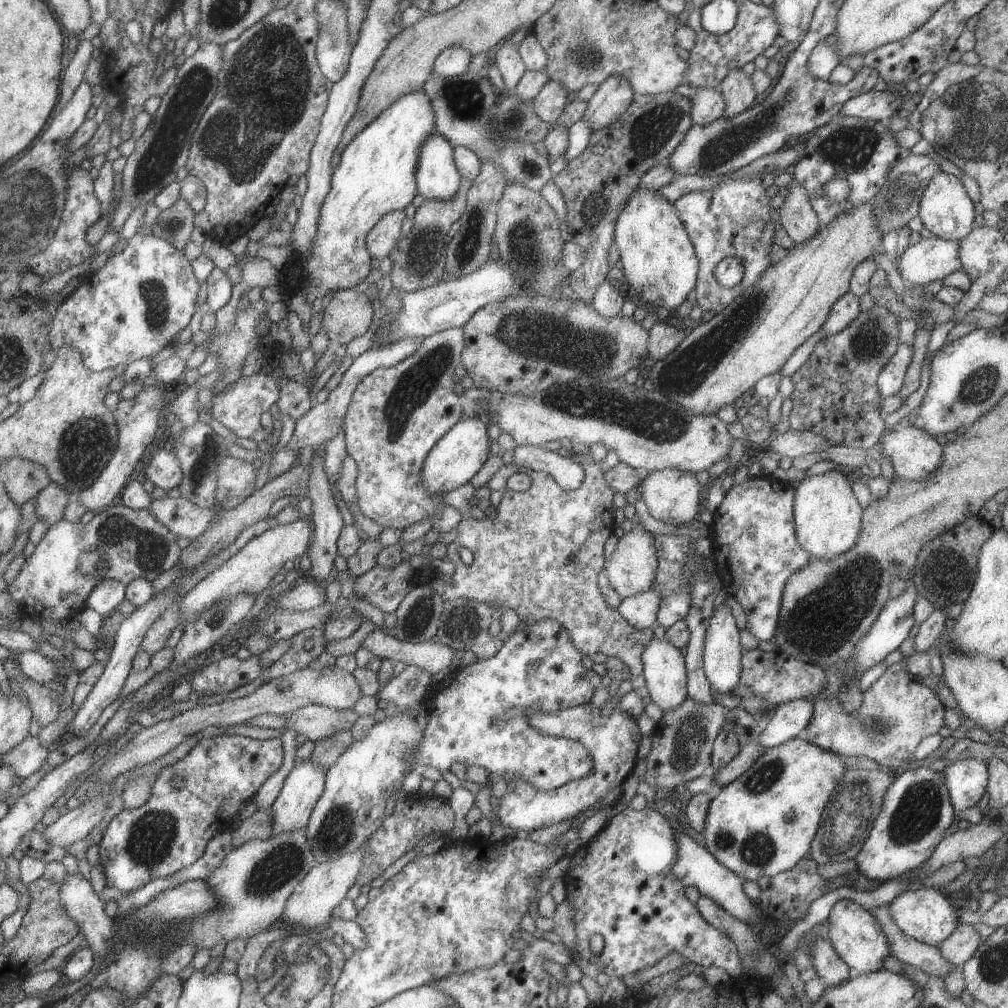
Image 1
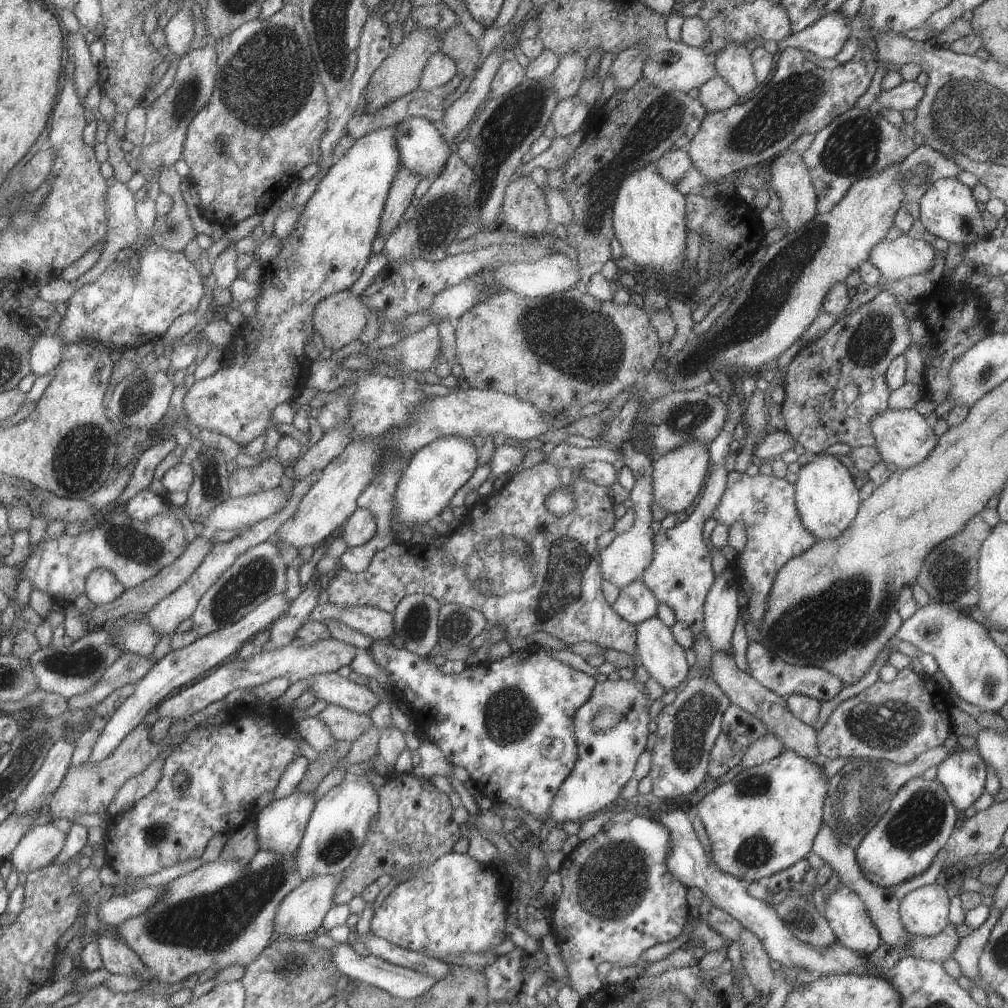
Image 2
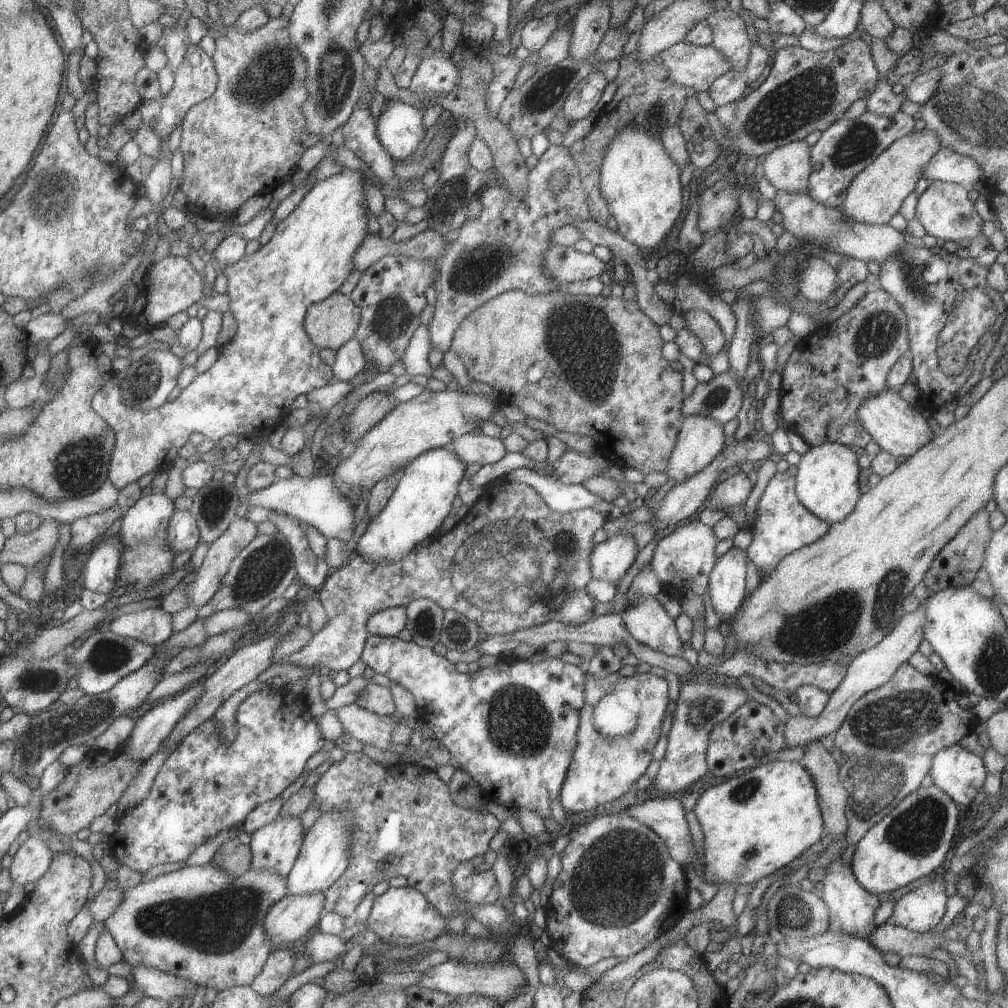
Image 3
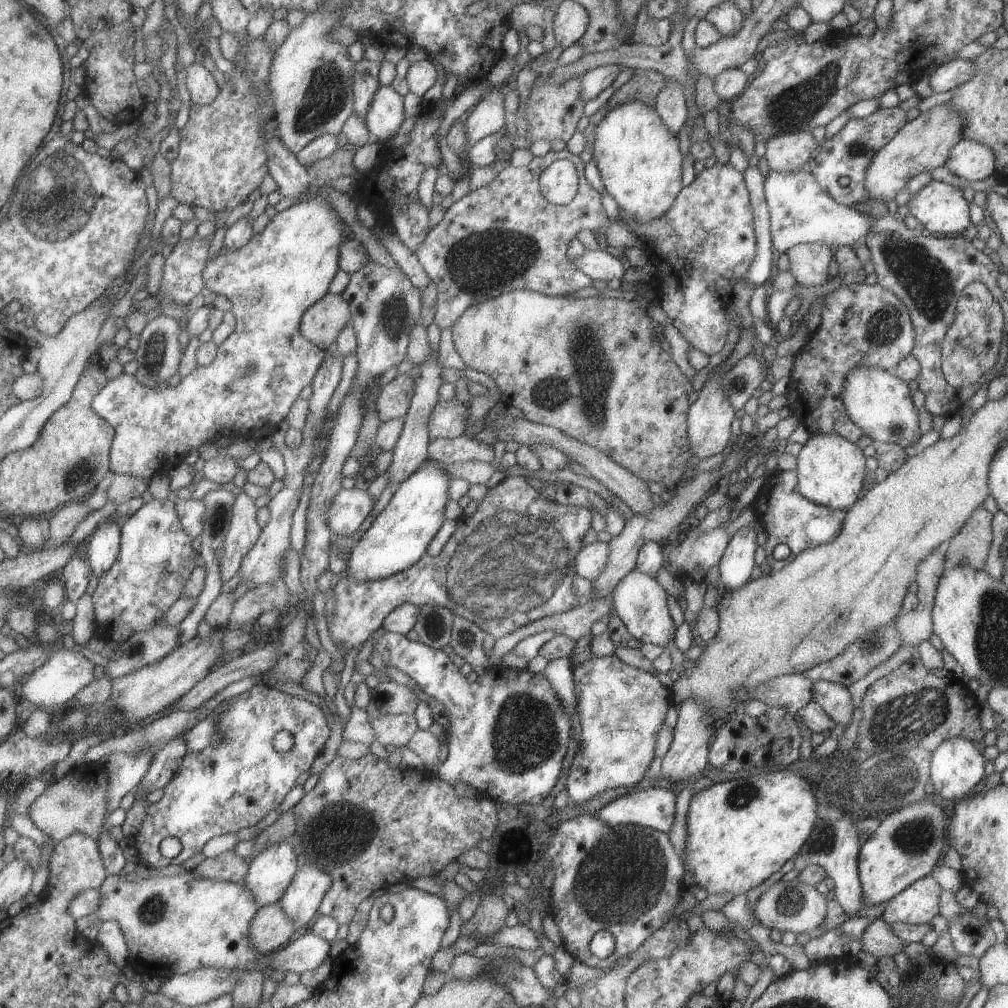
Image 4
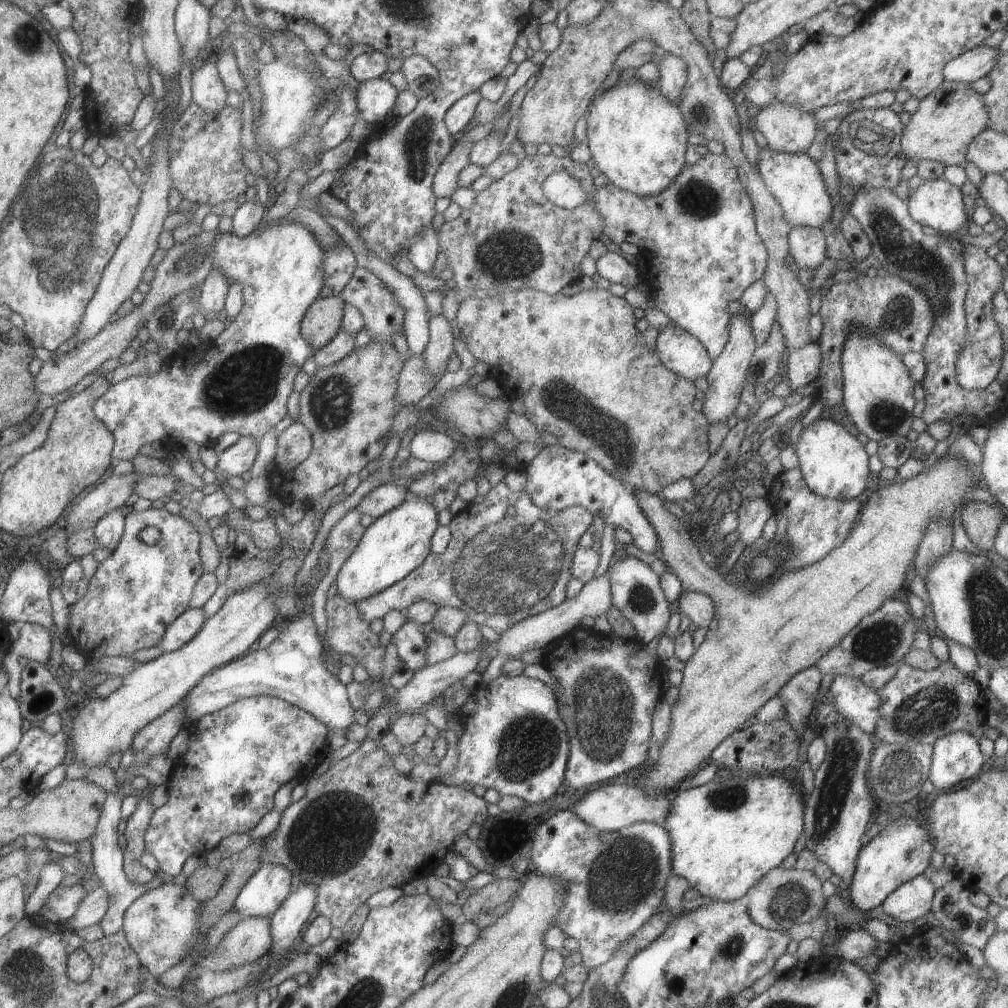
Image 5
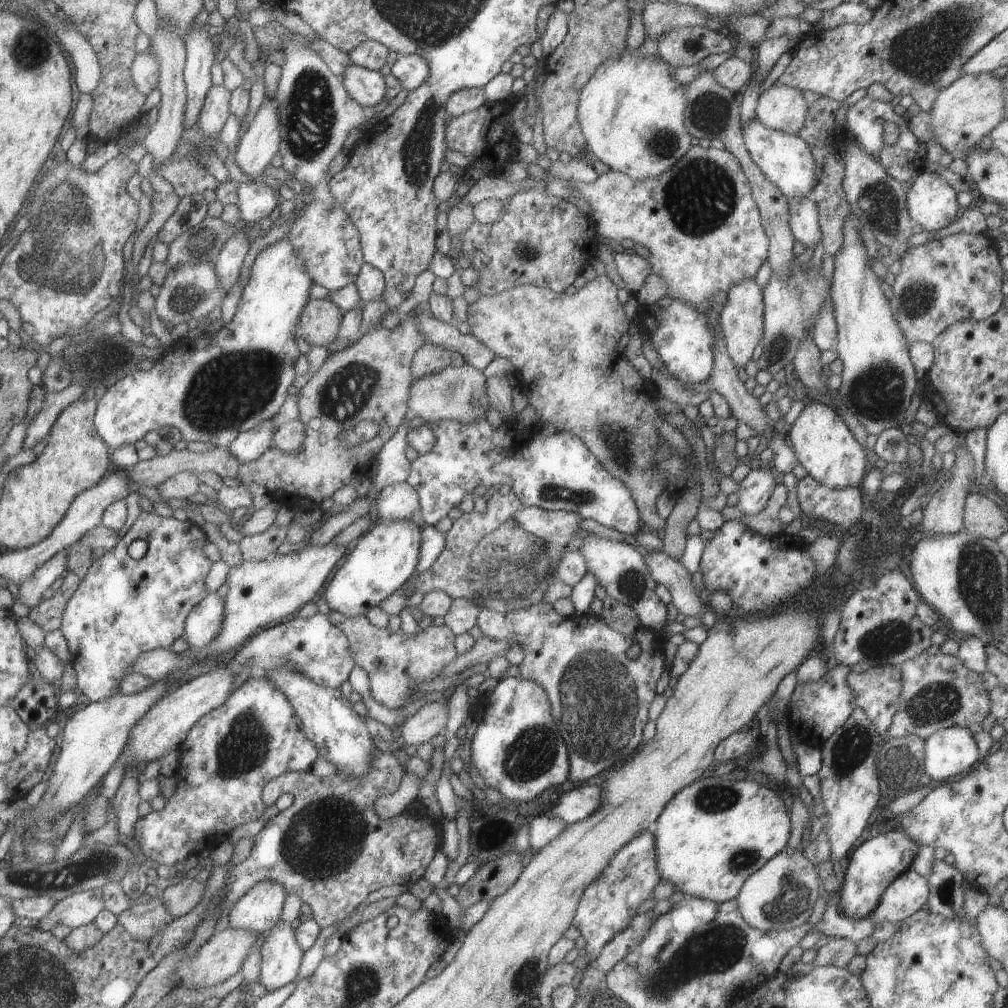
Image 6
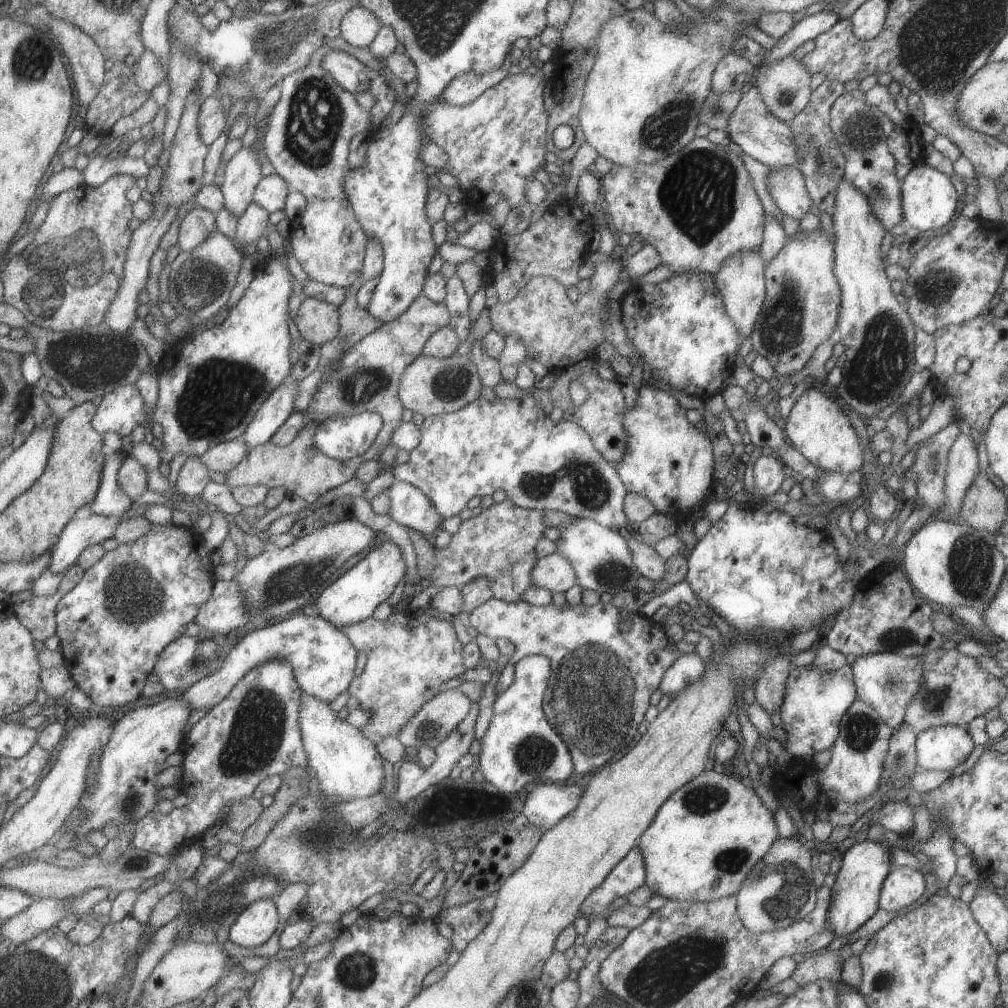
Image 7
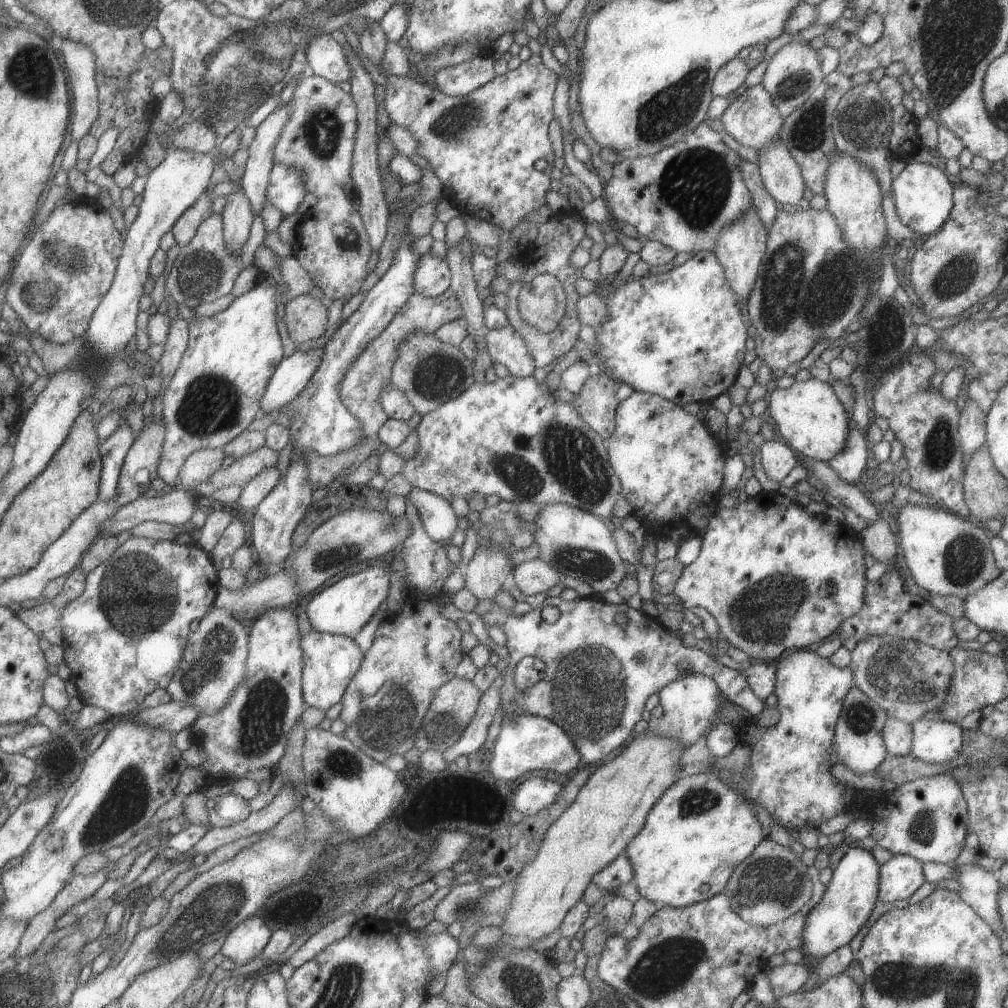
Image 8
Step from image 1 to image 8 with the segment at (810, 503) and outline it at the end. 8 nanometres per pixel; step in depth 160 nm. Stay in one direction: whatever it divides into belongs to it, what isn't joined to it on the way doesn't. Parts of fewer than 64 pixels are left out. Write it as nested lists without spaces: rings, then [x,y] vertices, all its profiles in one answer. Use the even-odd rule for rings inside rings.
[[[809,377],[805,381],[793,381],[784,389],[771,385],[765,398],[767,416],[776,425],[779,439],[785,441],[803,460],[828,462],[843,447],[848,431],[845,409],[827,381]]]

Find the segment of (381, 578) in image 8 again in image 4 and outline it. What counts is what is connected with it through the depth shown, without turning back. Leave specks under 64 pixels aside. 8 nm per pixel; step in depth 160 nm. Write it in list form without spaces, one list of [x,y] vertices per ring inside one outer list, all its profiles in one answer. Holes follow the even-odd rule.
[[[425,460],[429,464],[403,479],[388,504],[363,532],[347,557],[343,574],[358,583],[376,581],[414,565],[427,550],[431,537],[445,520],[443,511],[447,497],[447,484],[451,479],[443,474],[442,464]]]

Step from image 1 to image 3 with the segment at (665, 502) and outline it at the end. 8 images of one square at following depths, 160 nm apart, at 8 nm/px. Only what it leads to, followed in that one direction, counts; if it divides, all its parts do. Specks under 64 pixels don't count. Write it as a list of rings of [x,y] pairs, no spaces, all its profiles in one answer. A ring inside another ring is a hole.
[[[687,415],[681,421],[675,446],[664,470],[668,479],[678,483],[692,477],[715,458],[724,447],[723,442],[723,427],[714,418]]]

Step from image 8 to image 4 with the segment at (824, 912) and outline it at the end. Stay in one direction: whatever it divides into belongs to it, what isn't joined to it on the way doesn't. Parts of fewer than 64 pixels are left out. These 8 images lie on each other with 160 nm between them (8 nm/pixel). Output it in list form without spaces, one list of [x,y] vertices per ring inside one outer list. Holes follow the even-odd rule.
[[[931,796],[906,804],[897,808],[892,813],[886,812],[885,818],[875,828],[858,852],[858,879],[861,887],[861,898],[864,907],[881,904],[899,894],[914,880],[929,875],[931,869],[941,861],[941,856],[947,844],[948,818],[946,812],[942,812],[937,804],[933,804]]]

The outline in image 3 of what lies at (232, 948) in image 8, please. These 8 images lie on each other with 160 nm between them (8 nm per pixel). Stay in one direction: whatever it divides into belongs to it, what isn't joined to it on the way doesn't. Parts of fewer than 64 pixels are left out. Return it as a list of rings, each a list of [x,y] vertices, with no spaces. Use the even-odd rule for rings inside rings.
[[[277,819],[250,834],[250,851],[252,854],[250,868],[254,871],[270,870],[280,877],[286,878],[299,854],[302,845],[300,819]]]

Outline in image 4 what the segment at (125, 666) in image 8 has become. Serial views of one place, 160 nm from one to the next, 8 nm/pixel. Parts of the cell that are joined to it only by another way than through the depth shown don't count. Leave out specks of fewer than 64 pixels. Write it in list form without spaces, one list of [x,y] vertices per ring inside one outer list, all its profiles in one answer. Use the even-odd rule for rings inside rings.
[[[153,499],[120,521],[119,552],[111,566],[98,578],[90,595],[94,610],[93,637],[109,641],[112,632],[119,630],[119,627],[126,627],[131,634],[147,630],[164,618],[167,609],[182,594],[183,587],[187,584],[191,571],[197,566],[200,556],[198,551],[191,547],[192,538],[182,529],[174,505],[167,499]]]

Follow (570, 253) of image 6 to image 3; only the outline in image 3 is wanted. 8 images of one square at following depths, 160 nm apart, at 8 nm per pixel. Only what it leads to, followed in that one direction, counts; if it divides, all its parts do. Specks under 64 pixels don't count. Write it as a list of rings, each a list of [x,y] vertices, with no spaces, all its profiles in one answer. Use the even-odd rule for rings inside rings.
[[[549,145],[538,158],[535,166],[528,169],[526,189],[522,193],[510,193],[501,182],[479,190],[479,216],[466,218],[458,227],[448,230],[442,236],[445,244],[442,253],[428,260],[434,269],[432,284],[436,290],[434,313],[427,326],[434,350],[447,351],[456,326],[474,308],[507,290],[534,295],[563,290],[568,295],[588,297],[601,292],[604,284],[599,277],[571,281],[561,286],[544,267],[543,253],[555,245],[551,241],[553,230],[591,218],[587,197],[580,183],[579,167],[571,158],[569,149],[563,145]],[[555,169],[563,169],[568,176],[568,183],[559,191],[553,191],[548,186],[548,176]]]

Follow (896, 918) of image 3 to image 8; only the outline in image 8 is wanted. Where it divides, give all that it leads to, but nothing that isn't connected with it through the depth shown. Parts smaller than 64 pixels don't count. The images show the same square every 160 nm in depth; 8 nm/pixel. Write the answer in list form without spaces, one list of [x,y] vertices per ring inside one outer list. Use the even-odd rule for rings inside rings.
[[[893,855],[878,866],[878,900],[892,905],[905,900],[925,882],[920,860],[909,855]]]

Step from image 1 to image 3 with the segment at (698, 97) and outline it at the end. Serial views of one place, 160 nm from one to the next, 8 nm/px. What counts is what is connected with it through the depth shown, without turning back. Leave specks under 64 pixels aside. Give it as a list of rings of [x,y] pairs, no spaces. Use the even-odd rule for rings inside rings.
[[[729,70],[711,82],[707,93],[718,107],[742,99],[747,85],[748,82],[741,72]]]

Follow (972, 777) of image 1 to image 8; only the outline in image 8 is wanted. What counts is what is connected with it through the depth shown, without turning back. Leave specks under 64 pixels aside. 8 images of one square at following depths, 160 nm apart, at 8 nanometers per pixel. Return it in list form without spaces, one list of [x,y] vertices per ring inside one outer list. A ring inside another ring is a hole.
[[[930,715],[911,723],[912,741],[909,754],[926,763],[942,763],[955,758],[962,749],[962,728],[958,723]]]

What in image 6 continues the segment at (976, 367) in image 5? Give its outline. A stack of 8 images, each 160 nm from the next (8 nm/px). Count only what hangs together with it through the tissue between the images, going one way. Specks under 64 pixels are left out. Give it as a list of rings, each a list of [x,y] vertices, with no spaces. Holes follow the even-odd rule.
[[[958,232],[940,240],[927,241],[904,252],[899,258],[900,271],[892,285],[893,297],[888,301],[895,320],[909,344],[915,341],[930,343],[953,323],[983,320],[999,310],[1004,298],[1001,294],[1001,284],[1005,281],[1006,274],[999,264],[996,243],[996,239],[988,237],[985,233]]]

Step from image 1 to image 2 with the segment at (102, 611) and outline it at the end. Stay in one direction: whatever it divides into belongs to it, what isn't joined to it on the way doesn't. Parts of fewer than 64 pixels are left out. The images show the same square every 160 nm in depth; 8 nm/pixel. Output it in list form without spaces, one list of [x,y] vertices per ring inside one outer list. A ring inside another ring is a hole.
[[[93,567],[85,577],[84,594],[89,599],[89,605],[108,603],[124,589],[115,575],[103,567]]]

